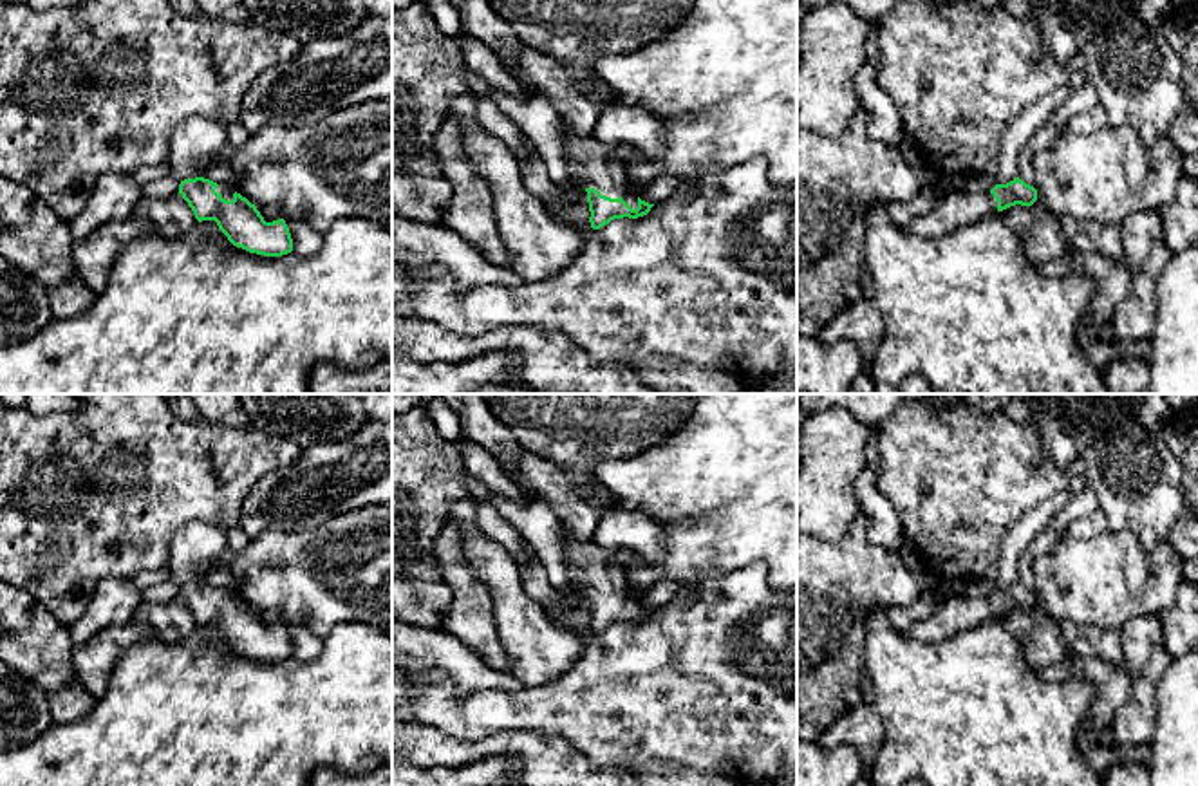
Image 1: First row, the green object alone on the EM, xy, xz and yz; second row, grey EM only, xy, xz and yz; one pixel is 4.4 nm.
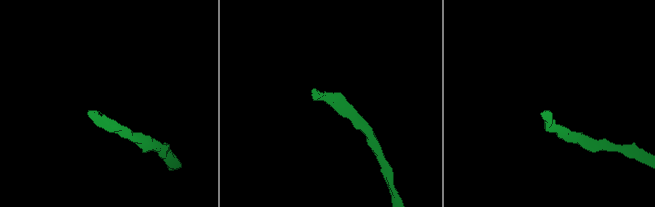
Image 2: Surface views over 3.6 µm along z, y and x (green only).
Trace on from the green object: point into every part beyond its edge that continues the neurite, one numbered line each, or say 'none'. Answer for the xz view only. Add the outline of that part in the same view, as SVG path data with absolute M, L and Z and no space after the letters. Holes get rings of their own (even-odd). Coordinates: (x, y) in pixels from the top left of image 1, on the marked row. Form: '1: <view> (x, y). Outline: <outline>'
1: xz (589, 156). Outline: M562 121L564 152L585 188L602 195L622 197L632 210L638 208L638 193L627 188L623 166L611 161L616 145L600 141L594 134L582 136Z

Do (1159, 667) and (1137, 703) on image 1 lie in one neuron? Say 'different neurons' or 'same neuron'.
same neuron

